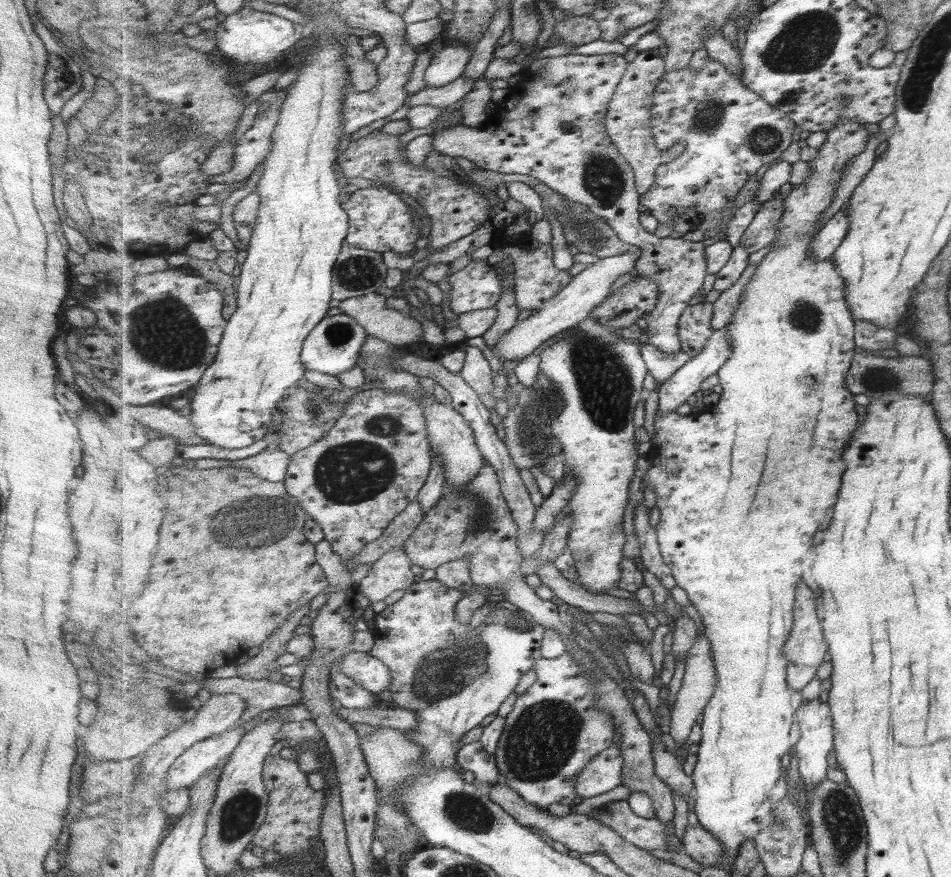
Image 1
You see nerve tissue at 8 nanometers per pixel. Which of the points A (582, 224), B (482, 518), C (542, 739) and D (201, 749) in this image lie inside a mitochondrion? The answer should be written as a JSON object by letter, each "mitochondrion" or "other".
{"A":"mitochondrion","B":"mitochondrion","C":"mitochondrion","D":"other"}

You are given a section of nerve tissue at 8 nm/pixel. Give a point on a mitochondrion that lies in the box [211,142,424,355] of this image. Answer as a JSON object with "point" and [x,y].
{"point":[356,273]}

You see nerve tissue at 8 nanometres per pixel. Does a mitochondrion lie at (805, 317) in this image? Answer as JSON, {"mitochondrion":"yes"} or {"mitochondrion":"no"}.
{"mitochondrion":"yes"}

